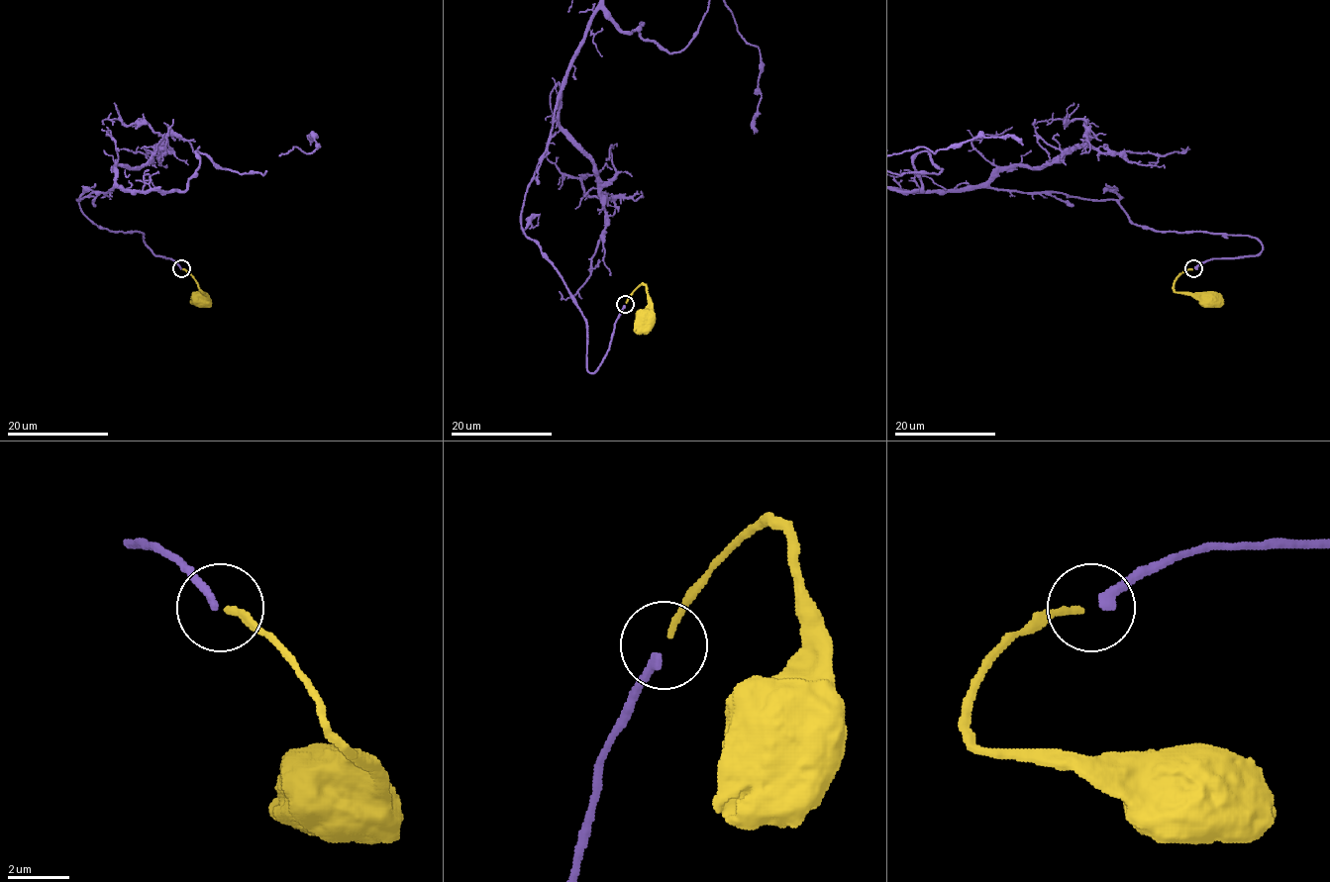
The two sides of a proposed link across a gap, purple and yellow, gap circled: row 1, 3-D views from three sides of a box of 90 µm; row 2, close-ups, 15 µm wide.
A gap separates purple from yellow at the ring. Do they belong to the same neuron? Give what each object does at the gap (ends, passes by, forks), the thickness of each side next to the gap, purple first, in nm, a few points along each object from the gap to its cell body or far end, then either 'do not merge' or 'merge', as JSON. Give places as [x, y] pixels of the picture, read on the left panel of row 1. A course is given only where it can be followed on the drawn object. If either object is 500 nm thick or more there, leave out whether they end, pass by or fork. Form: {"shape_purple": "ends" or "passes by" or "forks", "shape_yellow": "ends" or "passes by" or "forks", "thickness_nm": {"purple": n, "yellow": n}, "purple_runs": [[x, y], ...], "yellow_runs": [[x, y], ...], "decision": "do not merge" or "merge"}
{"shape_purple": "ends", "shape_yellow": "ends", "thickness_nm": {"purple": 320, "yellow": 200}, "yellow_runs": [[182, 268], [194, 279], [204, 294], [201, 296]], "decision": "merge"}

